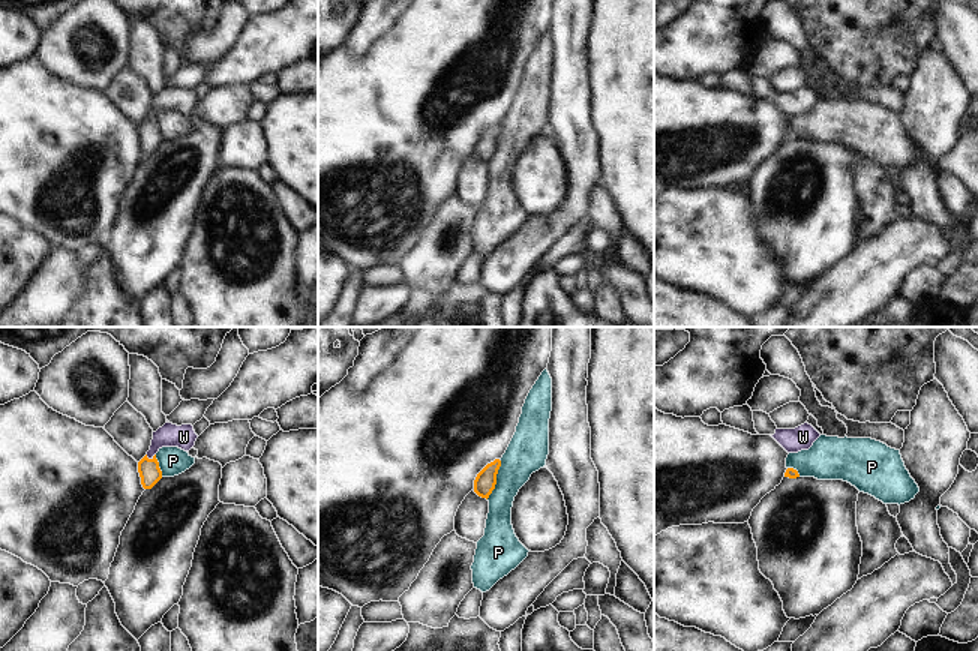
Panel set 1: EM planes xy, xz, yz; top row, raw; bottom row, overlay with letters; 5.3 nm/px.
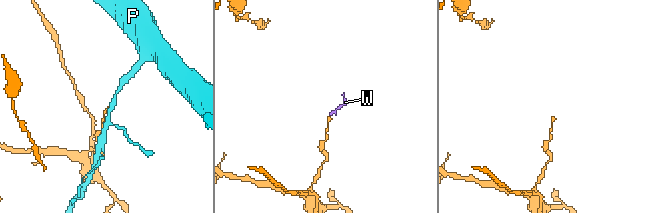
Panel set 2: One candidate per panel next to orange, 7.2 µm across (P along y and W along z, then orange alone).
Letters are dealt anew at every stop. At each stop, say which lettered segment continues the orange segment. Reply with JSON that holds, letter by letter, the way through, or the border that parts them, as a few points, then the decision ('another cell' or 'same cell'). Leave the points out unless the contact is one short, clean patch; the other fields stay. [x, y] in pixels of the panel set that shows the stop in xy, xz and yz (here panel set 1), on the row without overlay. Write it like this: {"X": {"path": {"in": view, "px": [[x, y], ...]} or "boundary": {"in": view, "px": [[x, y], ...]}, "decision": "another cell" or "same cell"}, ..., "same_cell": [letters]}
{"P": {"decision": "another cell"}, "W": {"path": {"in": "xy", "px": [[149, 134], [150, 123], [165, 101], [183, 101]]}, "decision": "same cell"}, "same_cell": ["W"]}

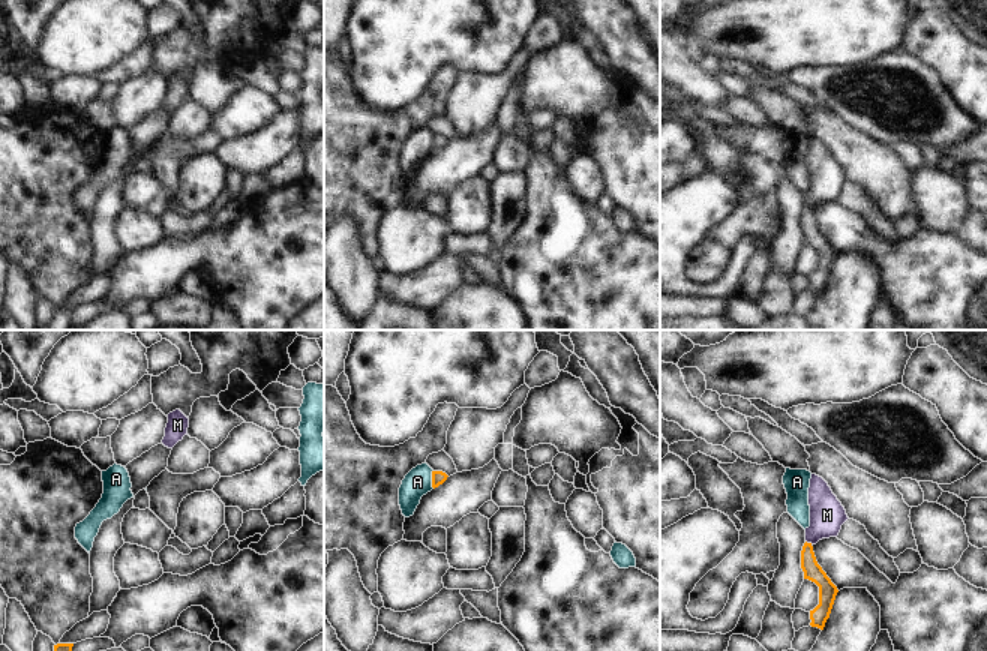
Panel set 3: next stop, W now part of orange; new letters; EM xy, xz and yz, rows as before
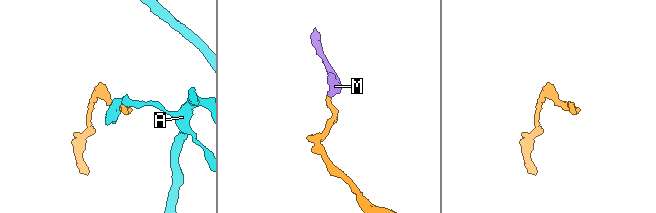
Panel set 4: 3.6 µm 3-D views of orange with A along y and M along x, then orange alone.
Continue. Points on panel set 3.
{"A": {"decision": "another cell"}, "M": {"path": {"in": "yz", "px": [[813, 236], [809, 228], [809, 207], [827, 179]]}, "decision": "same cell"}, "same_cell": ["M"]}

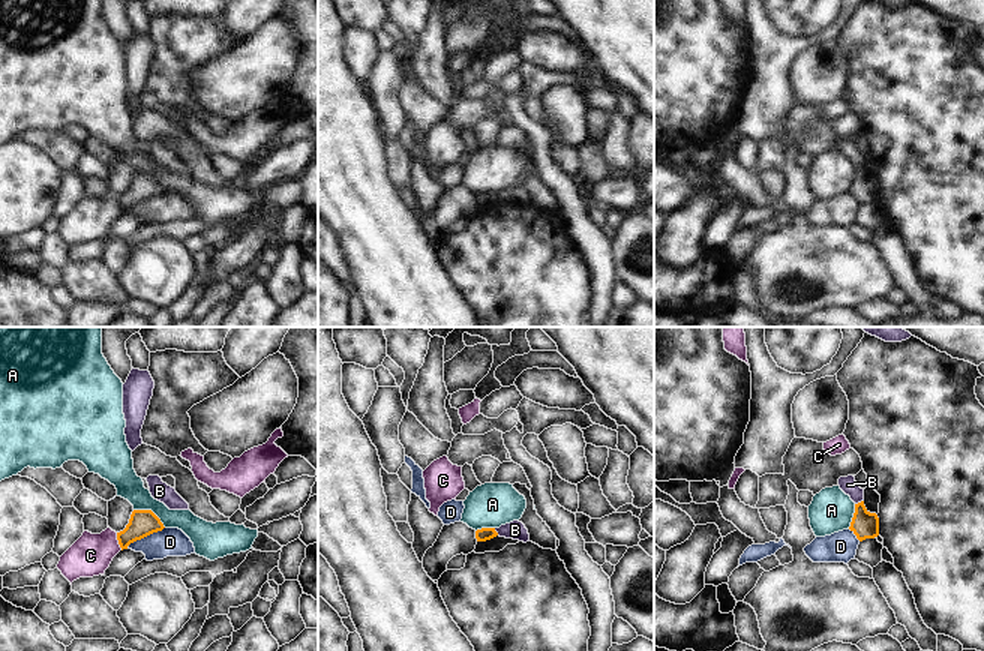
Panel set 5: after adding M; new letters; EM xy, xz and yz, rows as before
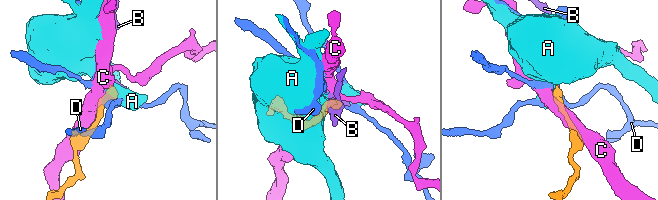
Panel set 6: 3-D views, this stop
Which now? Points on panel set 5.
{"A": {"boundary": {"in": "xy", "px": [[134, 173], [149, 173], [165, 191]]}, "decision": "another cell"}, "B": {"boundary": {"in": "yz", "px": [[863, 164], [855, 168]]}, "decision": "another cell"}, "C": {"decision": "another cell"}, "D": {"boundary": {"in": "xy", "px": [[164, 191], [126, 210]]}, "decision": "another cell"}, "same_cell": []}

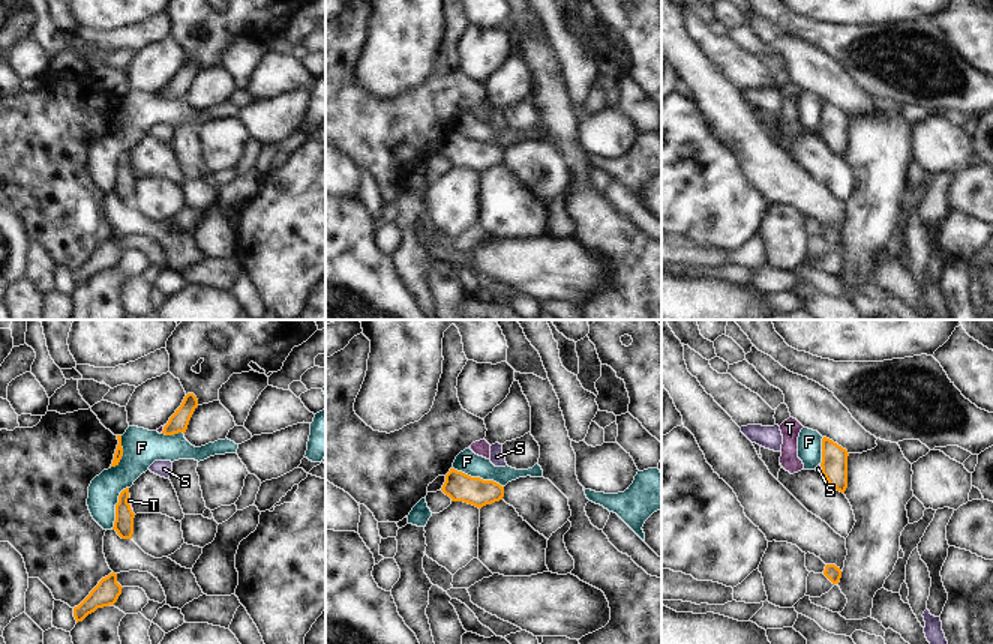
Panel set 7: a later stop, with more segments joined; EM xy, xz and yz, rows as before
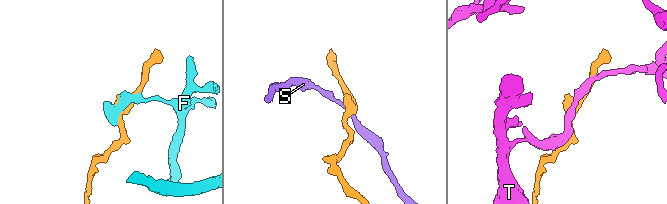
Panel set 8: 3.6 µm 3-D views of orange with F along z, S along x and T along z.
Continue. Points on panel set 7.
{"F": {"decision": "another cell"}, "S": {"boundary": {"in": "yz", "px": [[819, 129], [822, 135]]}, "decision": "another cell"}, "T": {"decision": "another cell"}, "same_cell": []}

